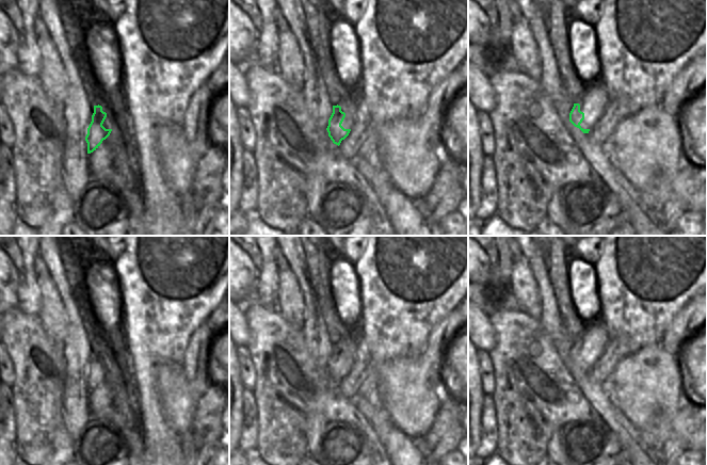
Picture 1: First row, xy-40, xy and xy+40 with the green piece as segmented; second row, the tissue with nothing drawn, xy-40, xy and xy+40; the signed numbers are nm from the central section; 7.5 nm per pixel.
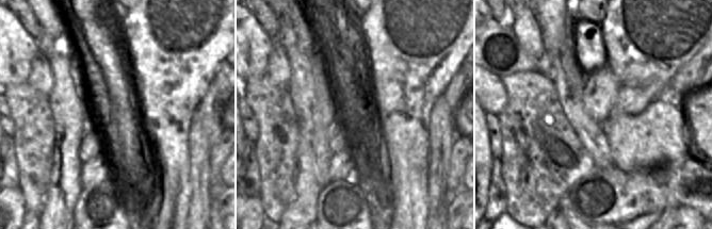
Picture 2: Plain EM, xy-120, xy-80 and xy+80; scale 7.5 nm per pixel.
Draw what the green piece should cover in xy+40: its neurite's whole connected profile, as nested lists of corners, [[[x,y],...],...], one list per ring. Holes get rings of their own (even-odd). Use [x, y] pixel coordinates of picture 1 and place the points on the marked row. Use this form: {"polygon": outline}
{"polygon": [[[574,103],[574,107],[569,113],[569,122],[583,133],[589,133],[590,129],[583,129],[580,124],[584,119],[584,113],[580,111],[580,105]]]}

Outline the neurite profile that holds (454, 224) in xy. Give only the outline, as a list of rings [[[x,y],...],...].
[[[457,210],[441,220],[446,236],[468,236],[468,221]]]

